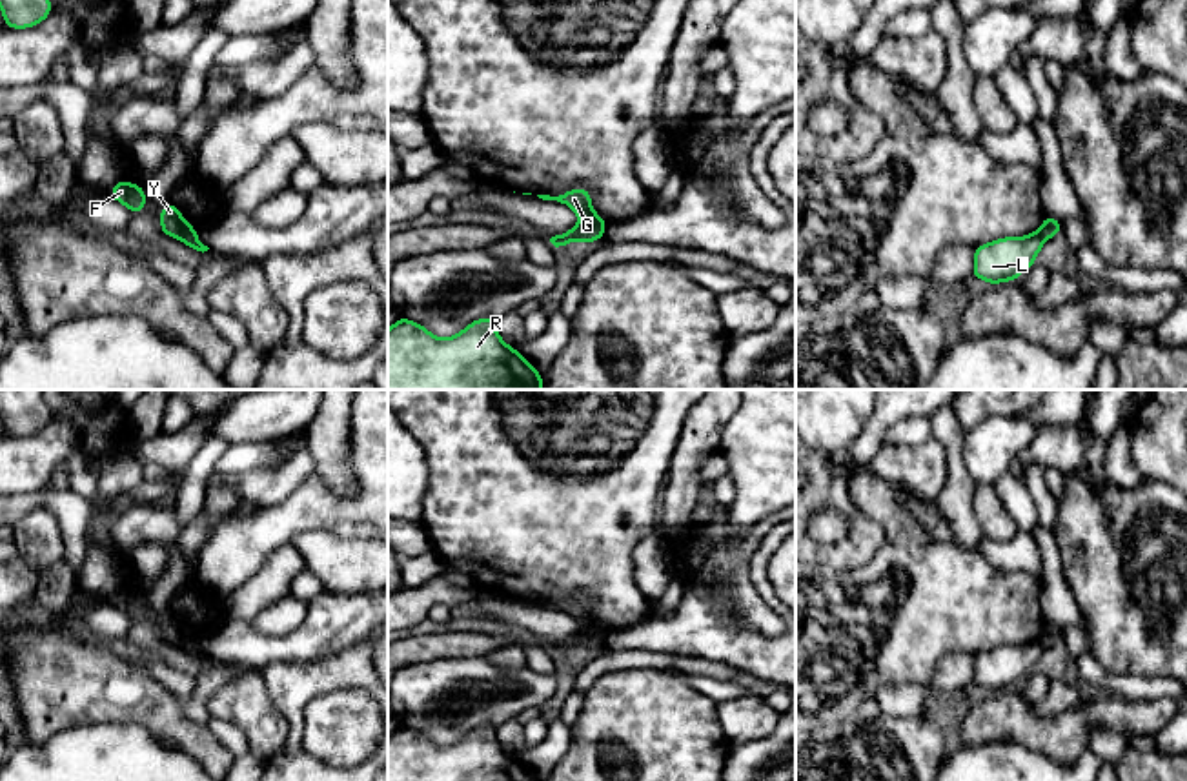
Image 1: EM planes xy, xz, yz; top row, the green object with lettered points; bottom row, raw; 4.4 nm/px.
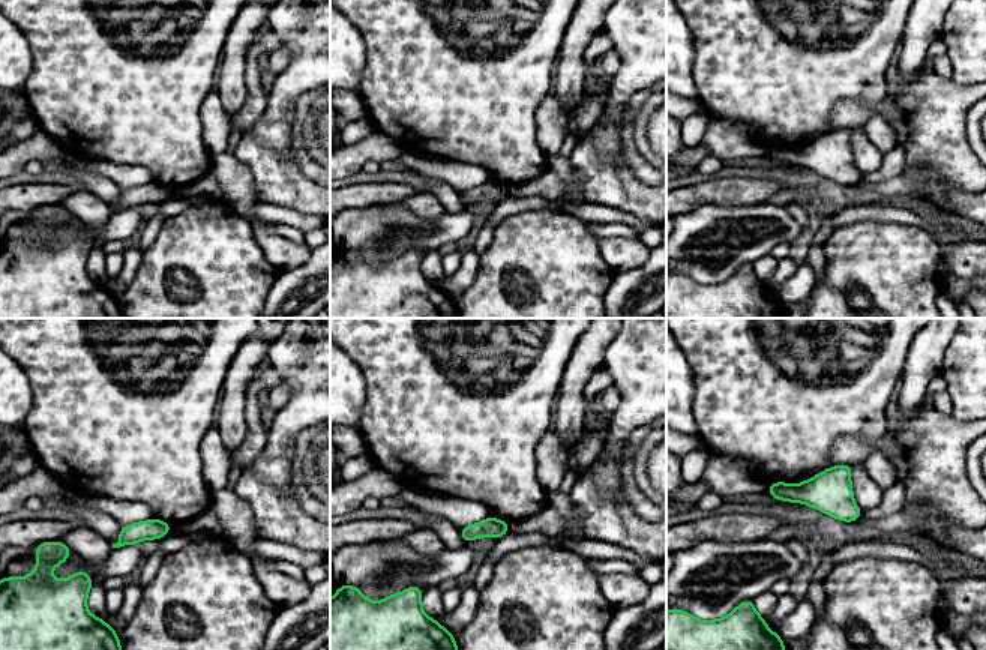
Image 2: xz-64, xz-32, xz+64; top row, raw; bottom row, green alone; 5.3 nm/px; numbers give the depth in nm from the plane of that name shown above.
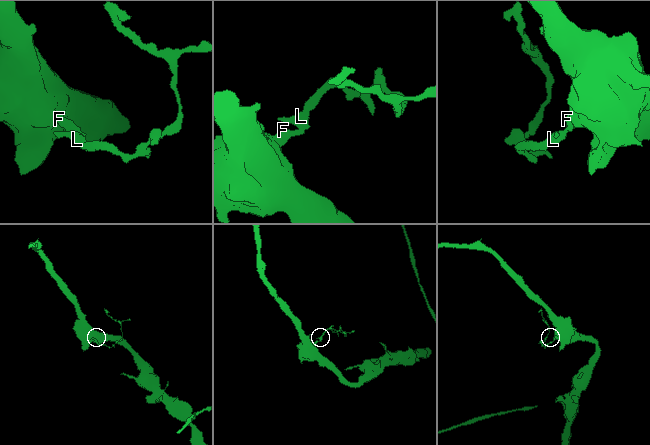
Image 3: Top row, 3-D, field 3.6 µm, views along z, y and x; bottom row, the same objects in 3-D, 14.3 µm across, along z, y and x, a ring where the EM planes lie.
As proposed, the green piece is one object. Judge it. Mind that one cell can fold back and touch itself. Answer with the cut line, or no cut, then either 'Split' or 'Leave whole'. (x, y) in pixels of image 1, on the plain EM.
Split along xz (581, 630), (601, 638). Split

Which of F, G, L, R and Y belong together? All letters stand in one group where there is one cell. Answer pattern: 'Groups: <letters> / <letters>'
Groups: F R Y / G L

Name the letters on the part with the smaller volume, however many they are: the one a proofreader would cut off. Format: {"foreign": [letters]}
{"foreign": ["G", "L"]}

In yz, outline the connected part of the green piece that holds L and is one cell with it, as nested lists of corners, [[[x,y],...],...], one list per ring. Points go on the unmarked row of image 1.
[[[1040,639],[1014,646],[1005,644],[974,655],[972,686],[989,692],[1018,688],[1034,670],[1045,646]]]

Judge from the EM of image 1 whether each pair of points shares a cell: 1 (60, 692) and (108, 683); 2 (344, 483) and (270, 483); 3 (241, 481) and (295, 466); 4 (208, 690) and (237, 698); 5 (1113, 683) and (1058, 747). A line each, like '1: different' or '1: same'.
1: same
2: different
3: same
4: different
5: different

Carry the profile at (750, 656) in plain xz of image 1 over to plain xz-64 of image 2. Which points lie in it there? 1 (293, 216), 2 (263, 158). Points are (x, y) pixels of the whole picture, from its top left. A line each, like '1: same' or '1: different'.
1: different
2: same

